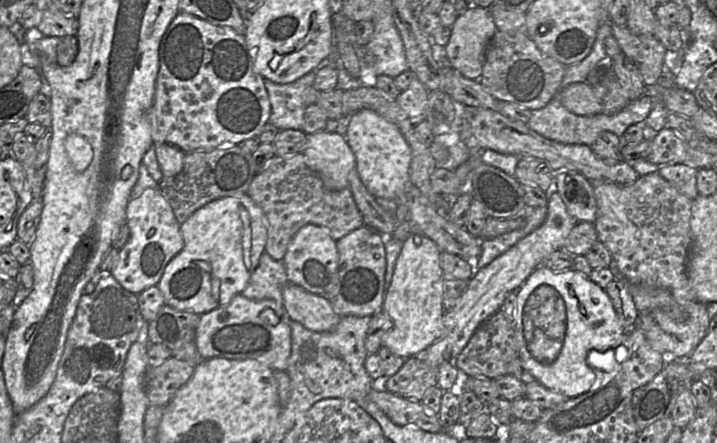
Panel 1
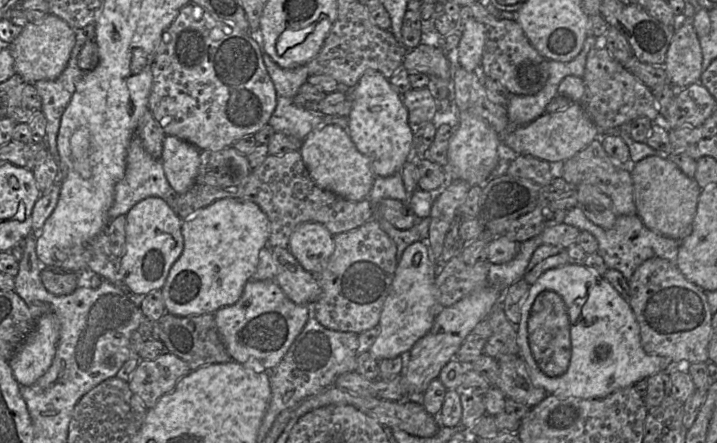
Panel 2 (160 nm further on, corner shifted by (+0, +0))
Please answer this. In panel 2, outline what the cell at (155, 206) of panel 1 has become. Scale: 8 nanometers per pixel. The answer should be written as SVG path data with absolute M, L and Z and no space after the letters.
M147 197L136 203L126 214L126 243L123 254L118 258L119 273L125 289L141 298L153 290L161 290L171 266L183 250L182 219L160 197Z

